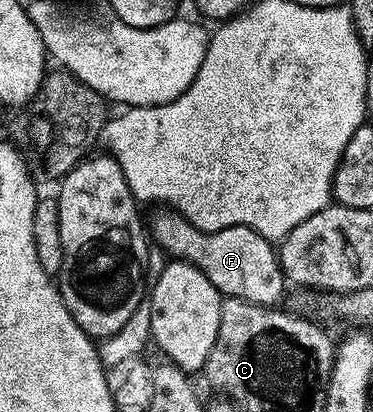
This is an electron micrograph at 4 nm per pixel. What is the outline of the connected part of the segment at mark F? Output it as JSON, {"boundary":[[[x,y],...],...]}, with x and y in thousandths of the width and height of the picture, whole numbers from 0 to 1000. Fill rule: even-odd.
{"boundary":[[[448,505],[434,515],[440,519],[421,522],[399,539],[399,568],[413,595],[418,587],[442,614],[458,617],[448,621],[525,646],[606,721],[651,723],[660,733],[697,738],[745,735],[737,731],[764,697],[759,653],[748,648],[740,600],[710,573],[700,573],[700,563],[627,549],[552,568],[466,510]]]}

